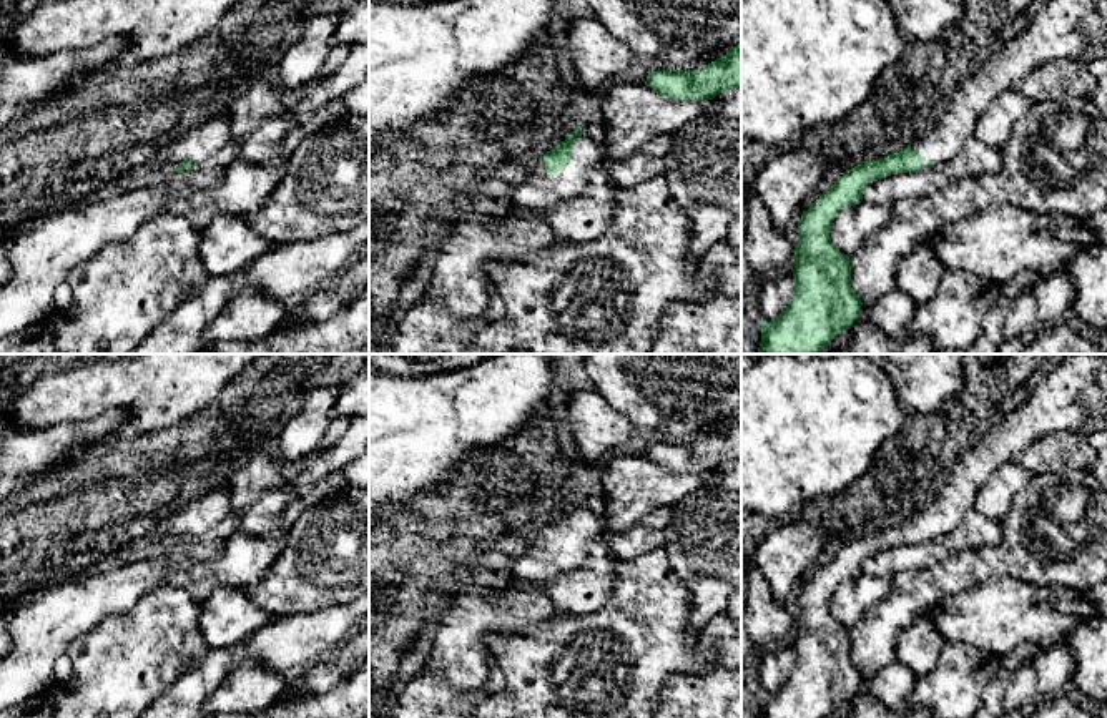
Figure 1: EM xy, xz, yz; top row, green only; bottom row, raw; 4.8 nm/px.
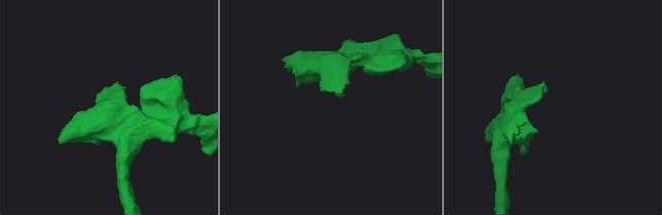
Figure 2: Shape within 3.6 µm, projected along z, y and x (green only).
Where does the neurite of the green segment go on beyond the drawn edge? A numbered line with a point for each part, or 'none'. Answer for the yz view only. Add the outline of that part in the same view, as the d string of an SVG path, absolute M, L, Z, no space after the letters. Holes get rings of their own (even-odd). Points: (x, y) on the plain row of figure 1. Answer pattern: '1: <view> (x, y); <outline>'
1: yz (1072, 396); M1072 354L1047 369L1016 411L962 452L936 497L909 517L922 529L924 540L929 532L936 542L954 532L999 467L1057 430L1085 437L1107 430L1107 356Z

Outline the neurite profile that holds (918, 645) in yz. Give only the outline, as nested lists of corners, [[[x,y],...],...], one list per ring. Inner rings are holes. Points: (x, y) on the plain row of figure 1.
[[[936,603],[898,633],[893,661],[908,666],[916,678],[934,670],[936,660],[946,645],[934,627],[937,610],[939,605]]]

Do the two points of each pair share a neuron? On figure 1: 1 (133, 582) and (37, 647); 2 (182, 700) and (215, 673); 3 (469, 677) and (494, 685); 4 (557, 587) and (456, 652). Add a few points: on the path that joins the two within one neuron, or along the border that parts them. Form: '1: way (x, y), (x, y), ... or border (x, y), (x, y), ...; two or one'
1: way (110, 589), (82, 602), (60, 624); one
2: way (190, 692), (206, 675); one
3: border (489, 654), (477, 688), (447, 682); two
4: border (507, 589), (544, 594), (560, 612); two

